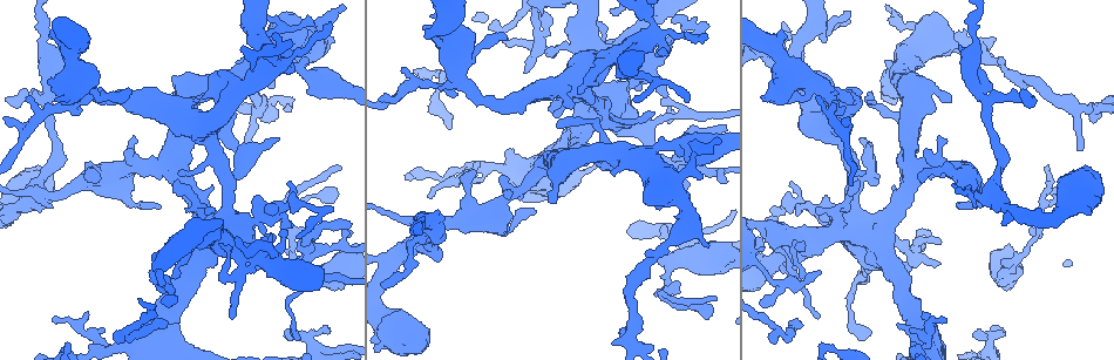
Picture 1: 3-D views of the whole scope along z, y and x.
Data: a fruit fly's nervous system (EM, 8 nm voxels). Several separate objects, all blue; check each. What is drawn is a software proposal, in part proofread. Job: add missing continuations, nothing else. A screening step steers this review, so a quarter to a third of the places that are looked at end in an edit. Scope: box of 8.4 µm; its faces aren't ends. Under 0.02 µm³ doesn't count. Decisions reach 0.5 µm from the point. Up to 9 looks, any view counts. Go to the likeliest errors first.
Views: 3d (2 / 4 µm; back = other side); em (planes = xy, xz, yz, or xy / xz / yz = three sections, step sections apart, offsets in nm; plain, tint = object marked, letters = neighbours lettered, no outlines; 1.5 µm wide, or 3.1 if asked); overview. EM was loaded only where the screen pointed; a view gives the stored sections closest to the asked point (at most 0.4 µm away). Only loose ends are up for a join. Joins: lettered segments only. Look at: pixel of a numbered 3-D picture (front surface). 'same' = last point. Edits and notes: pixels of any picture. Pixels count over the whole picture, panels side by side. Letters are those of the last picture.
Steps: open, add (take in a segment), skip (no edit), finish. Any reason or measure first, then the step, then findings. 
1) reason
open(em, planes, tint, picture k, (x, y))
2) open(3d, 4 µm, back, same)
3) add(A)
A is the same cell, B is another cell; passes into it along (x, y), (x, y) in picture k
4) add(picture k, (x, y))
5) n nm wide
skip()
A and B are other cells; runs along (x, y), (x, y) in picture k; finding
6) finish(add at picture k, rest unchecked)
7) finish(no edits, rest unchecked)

an open end
open(3d, 4 µm, picture 1, (329, 327))

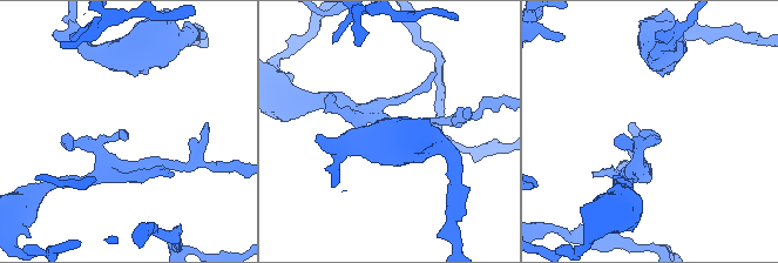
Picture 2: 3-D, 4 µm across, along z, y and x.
shape alone is not enough
open(em, planes, plain, picture 2, (126, 131))

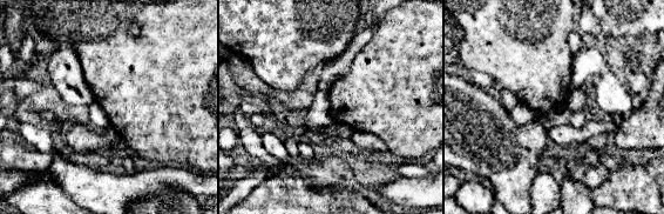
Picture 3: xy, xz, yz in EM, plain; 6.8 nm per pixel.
what lies round it
open(em, planes, letters, same)

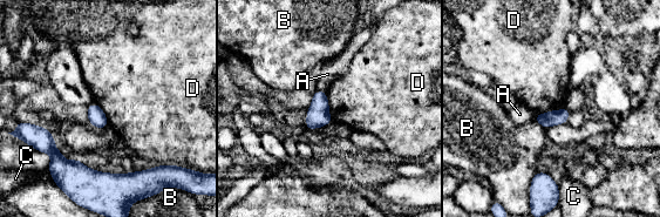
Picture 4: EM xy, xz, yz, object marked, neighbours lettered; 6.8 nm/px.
110 nm wide
skip()
A, B, C and D are other cells; border along (325, 92), (333, 121) in picture 4; no lettered segment goes on from it

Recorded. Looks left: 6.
free end
open(3d, 4 µm, picture 1, (289, 183))

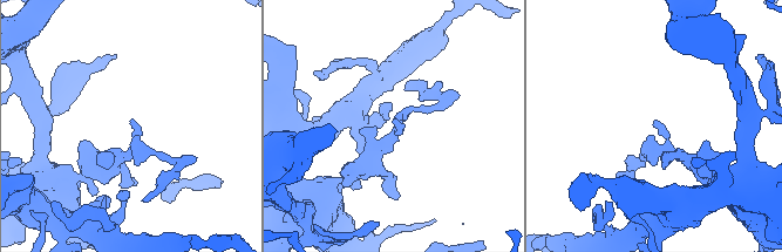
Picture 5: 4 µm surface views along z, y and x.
open(em, planes, letters, picture 5, (394, 124))

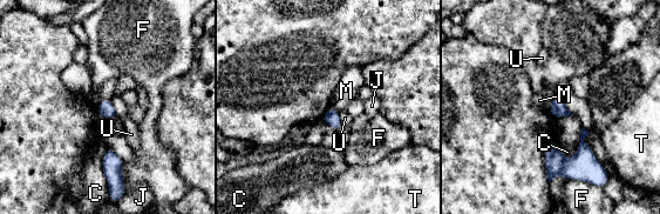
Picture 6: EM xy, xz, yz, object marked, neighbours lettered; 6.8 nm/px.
100 nm wide
skip()
C, F, J, M, T and U are other cells; border along (109, 99), (117, 115) in picture 6; none of them fits

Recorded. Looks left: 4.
stops while still wide
open(3d, 2 µm, picture 1, (705, 244))

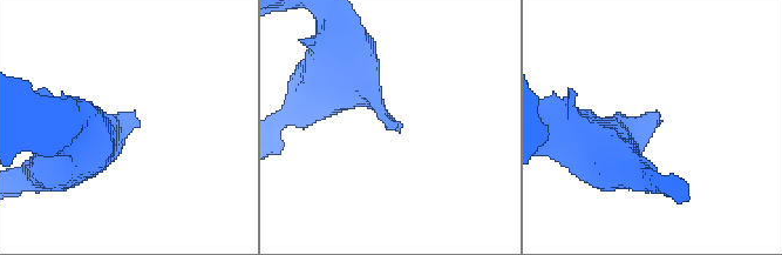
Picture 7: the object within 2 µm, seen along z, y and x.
now the EM
open(em, planes, letters, picture 7, (138, 124))

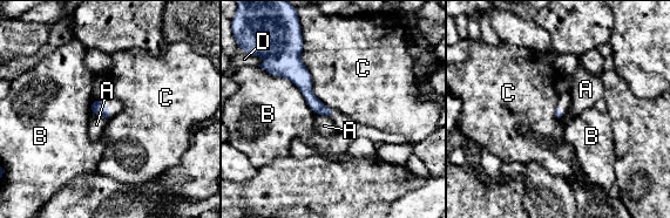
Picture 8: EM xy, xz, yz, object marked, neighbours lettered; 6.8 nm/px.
skip()
A, B, C and D are other cells; border along (302, 38), (311, 90), (334, 110) in picture 8; no lettered segment goes on from it

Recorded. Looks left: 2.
an open end
open(3d, 2 µm, picture 1, (96, 180))

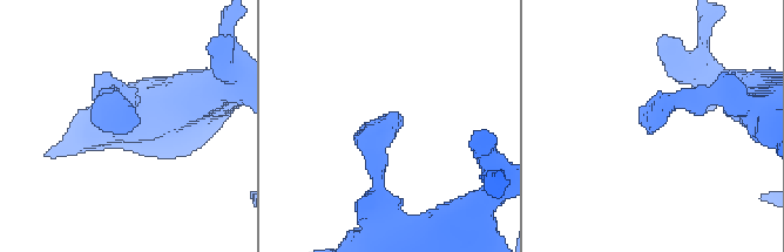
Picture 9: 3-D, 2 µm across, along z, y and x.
open(em, planes, letters, picture 9, (132, 120))

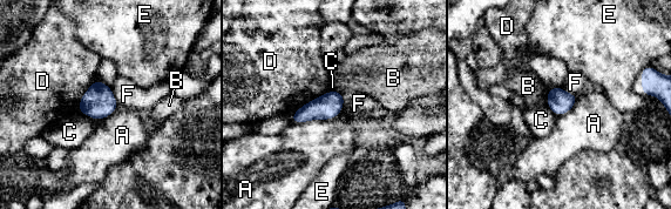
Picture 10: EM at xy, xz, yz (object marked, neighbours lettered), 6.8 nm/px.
skip()
A, B, C, D, E and F are other cells; border along (109, 87), (119, 106) in picture 10; no lettered segment goes on from it

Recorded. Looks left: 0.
finish(no edits, rest unchecked)

